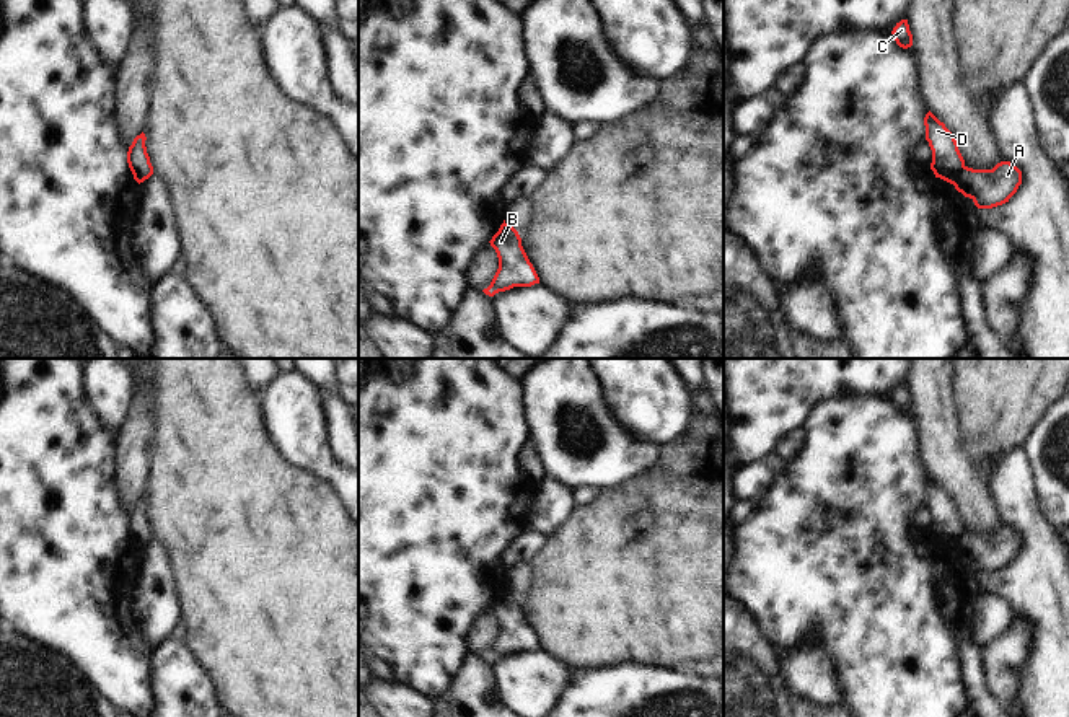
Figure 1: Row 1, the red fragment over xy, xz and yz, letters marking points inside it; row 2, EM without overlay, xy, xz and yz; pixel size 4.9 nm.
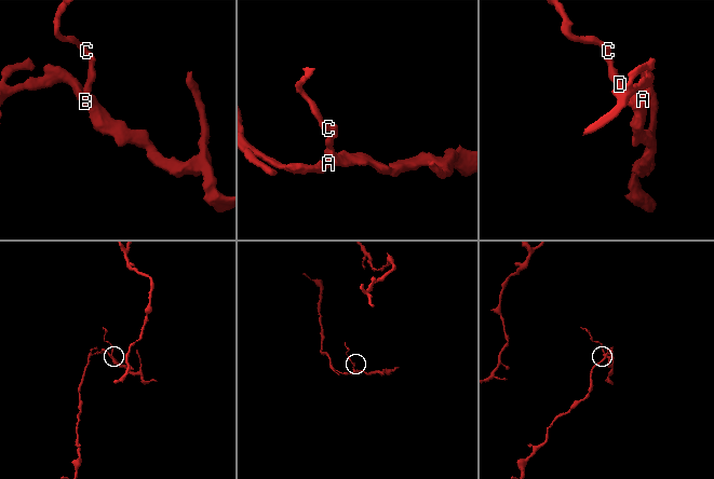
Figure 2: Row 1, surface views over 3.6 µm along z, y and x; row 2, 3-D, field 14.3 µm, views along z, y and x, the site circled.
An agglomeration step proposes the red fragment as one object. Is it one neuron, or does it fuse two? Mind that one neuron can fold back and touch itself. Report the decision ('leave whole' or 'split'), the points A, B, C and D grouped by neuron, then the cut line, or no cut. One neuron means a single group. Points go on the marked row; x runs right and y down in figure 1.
split | A B / C D | yz (965, 167), (952, 183)

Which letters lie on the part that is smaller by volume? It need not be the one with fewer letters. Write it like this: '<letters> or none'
C, D

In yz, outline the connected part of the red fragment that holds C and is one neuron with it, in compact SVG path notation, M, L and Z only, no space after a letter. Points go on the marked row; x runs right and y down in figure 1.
M908 20L896 23L891 34L900 47L908 49L913 46L913 34L909 31Z

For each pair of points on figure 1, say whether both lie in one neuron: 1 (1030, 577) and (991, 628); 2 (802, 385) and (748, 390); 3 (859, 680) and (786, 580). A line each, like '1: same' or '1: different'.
1: different
2: same
3: same

